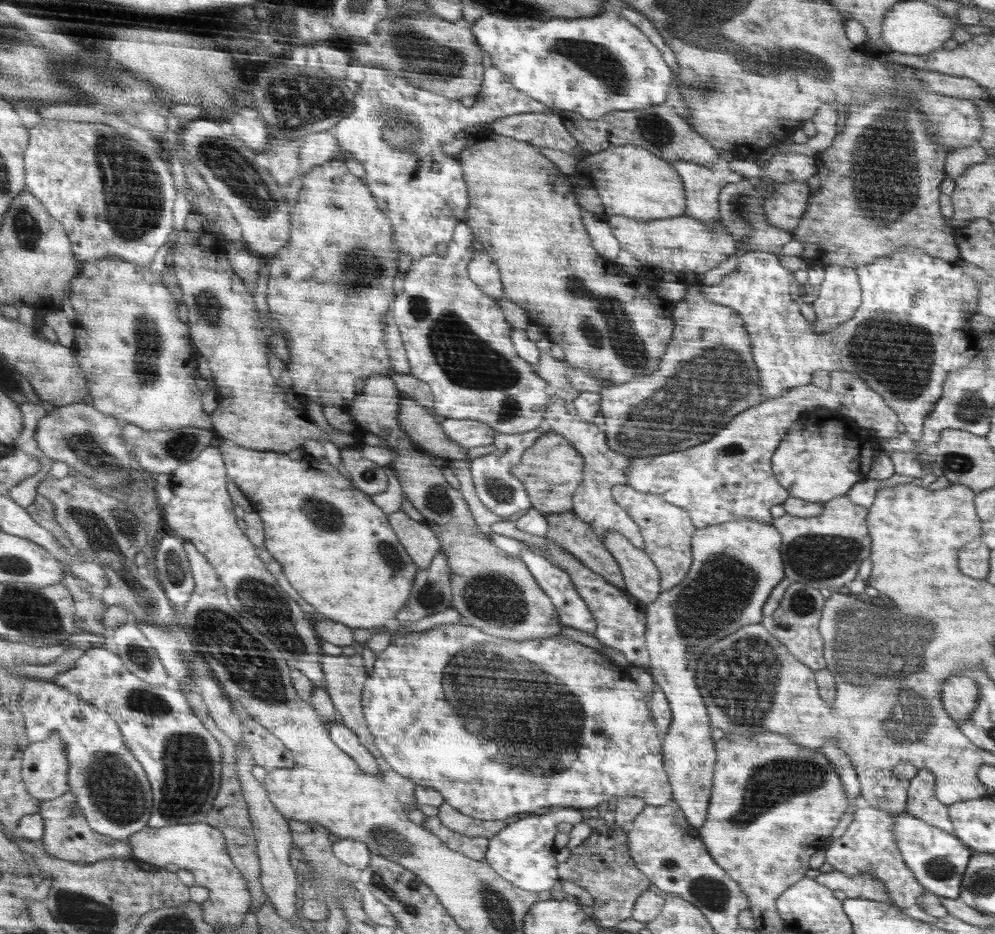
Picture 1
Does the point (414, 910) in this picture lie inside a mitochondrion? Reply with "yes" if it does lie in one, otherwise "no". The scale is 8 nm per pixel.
yes

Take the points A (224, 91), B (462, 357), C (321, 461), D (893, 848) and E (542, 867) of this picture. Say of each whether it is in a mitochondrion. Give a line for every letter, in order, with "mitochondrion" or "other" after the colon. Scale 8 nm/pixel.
A: other
B: mitochondrion
C: other
D: other
E: other

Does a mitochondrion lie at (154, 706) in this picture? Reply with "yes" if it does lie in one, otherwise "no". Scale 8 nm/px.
yes

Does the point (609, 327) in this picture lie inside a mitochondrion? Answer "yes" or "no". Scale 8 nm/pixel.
yes

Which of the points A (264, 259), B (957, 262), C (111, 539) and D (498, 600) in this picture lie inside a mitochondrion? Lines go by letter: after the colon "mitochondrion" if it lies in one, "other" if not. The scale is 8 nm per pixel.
A: other
B: other
C: mitochondrion
D: mitochondrion

